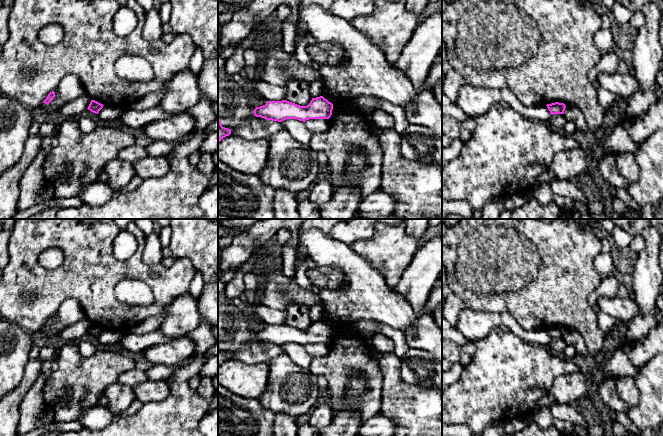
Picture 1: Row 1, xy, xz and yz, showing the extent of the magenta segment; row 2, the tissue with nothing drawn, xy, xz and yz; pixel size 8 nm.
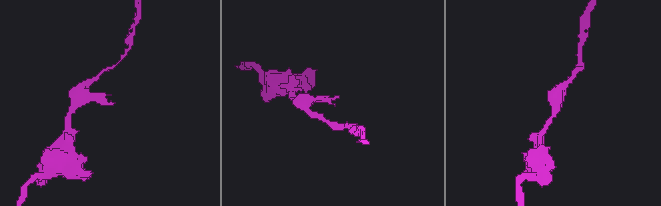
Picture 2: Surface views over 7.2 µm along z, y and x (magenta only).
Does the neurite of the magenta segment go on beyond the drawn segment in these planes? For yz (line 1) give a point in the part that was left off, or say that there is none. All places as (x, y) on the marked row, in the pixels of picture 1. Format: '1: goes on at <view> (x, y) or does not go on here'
1: does not go on here

